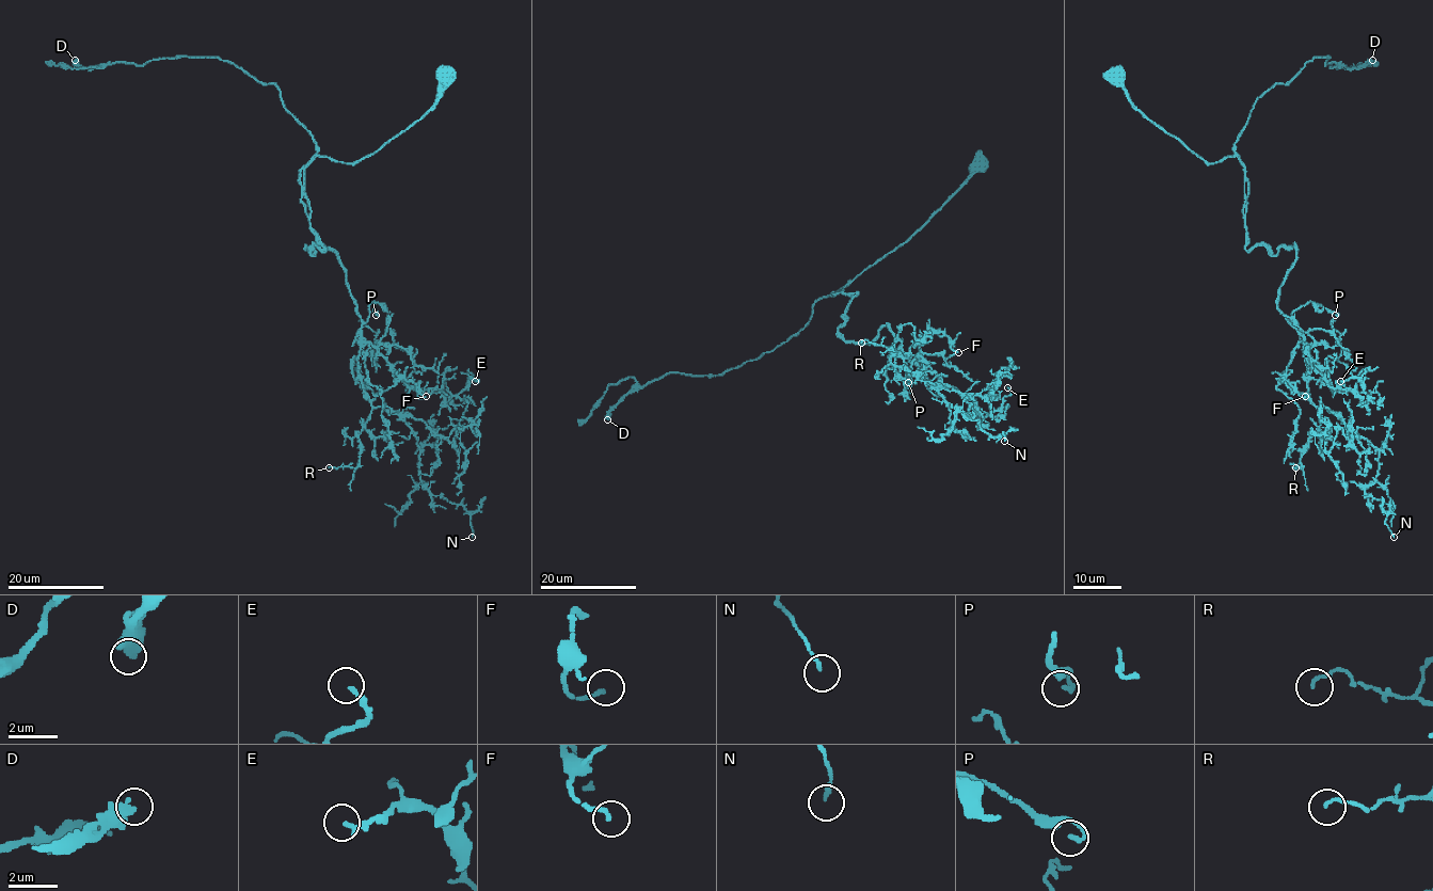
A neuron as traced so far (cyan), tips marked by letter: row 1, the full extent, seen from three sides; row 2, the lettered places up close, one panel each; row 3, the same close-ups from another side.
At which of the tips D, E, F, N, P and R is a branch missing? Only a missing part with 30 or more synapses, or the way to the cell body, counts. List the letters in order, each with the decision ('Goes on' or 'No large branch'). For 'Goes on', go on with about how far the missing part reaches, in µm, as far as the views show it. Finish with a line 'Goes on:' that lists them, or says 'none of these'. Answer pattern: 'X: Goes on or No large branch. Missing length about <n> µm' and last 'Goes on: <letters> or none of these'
D: No large branch
E: No large branch
F: No large branch
N: No large branch
P: No large branch
R: No large branch
Goes on: none of these

